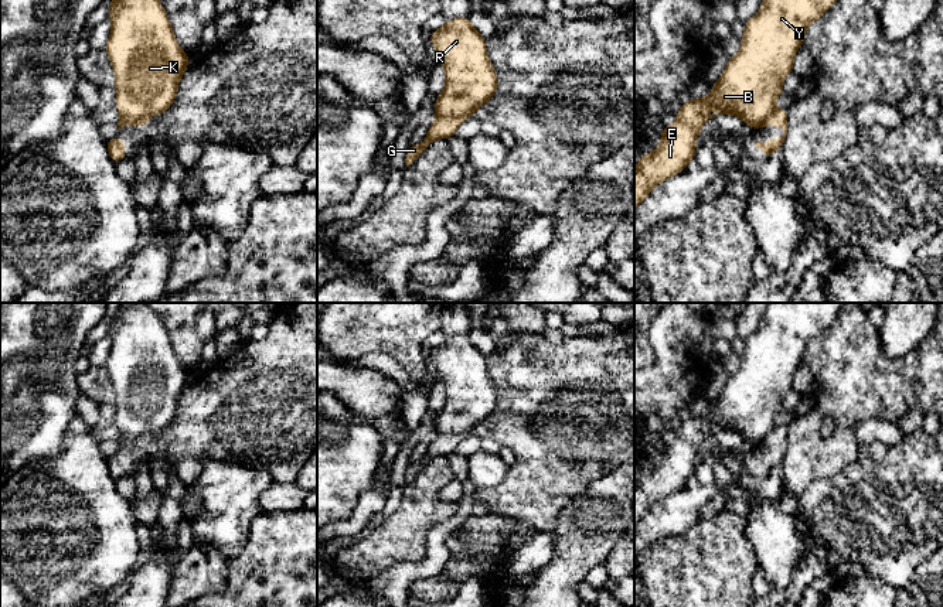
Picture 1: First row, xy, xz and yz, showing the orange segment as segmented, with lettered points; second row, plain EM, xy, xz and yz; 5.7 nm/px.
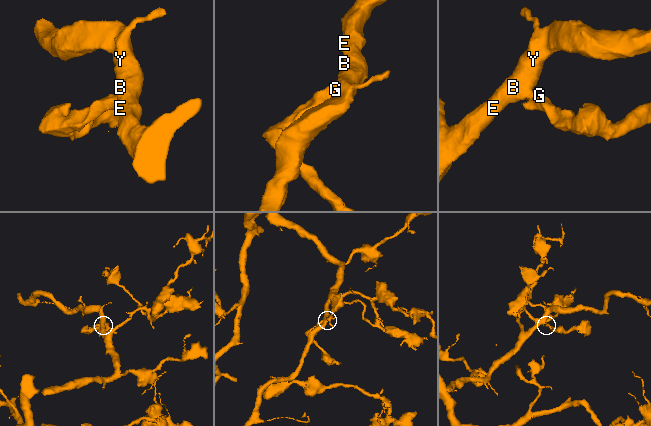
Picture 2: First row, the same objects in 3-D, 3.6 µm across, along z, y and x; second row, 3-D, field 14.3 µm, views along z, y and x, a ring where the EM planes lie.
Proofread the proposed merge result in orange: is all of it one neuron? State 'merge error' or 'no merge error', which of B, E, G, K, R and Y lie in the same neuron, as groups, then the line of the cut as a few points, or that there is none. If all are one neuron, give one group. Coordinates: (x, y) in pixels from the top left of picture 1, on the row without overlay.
merge error | B E K R Y / G | xy (121, 433), (147, 436)

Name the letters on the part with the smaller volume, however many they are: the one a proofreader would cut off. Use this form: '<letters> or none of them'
G

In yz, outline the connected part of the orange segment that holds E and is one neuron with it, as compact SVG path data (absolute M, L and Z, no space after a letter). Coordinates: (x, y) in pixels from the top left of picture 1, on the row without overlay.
M767 303L762 325L756 333L745 340L745 351L739 357L741 366L729 375L726 385L718 399L712 400L714 406L709 413L690 416L684 419L675 432L675 440L664 444L660 450L661 461L653 468L640 473L640 480L634 484L634 526L643 519L648 509L661 498L681 490L695 473L695 460L701 444L709 436L721 430L735 432L748 443L760 446L767 433L773 429L775 417L783 410L783 395L793 389L793 376L806 355L806 347L810 340L817 338L838 316L847 303Z

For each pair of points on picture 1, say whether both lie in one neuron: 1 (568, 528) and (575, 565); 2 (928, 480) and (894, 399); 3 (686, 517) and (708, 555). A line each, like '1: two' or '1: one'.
1: one
2: two
3: two

